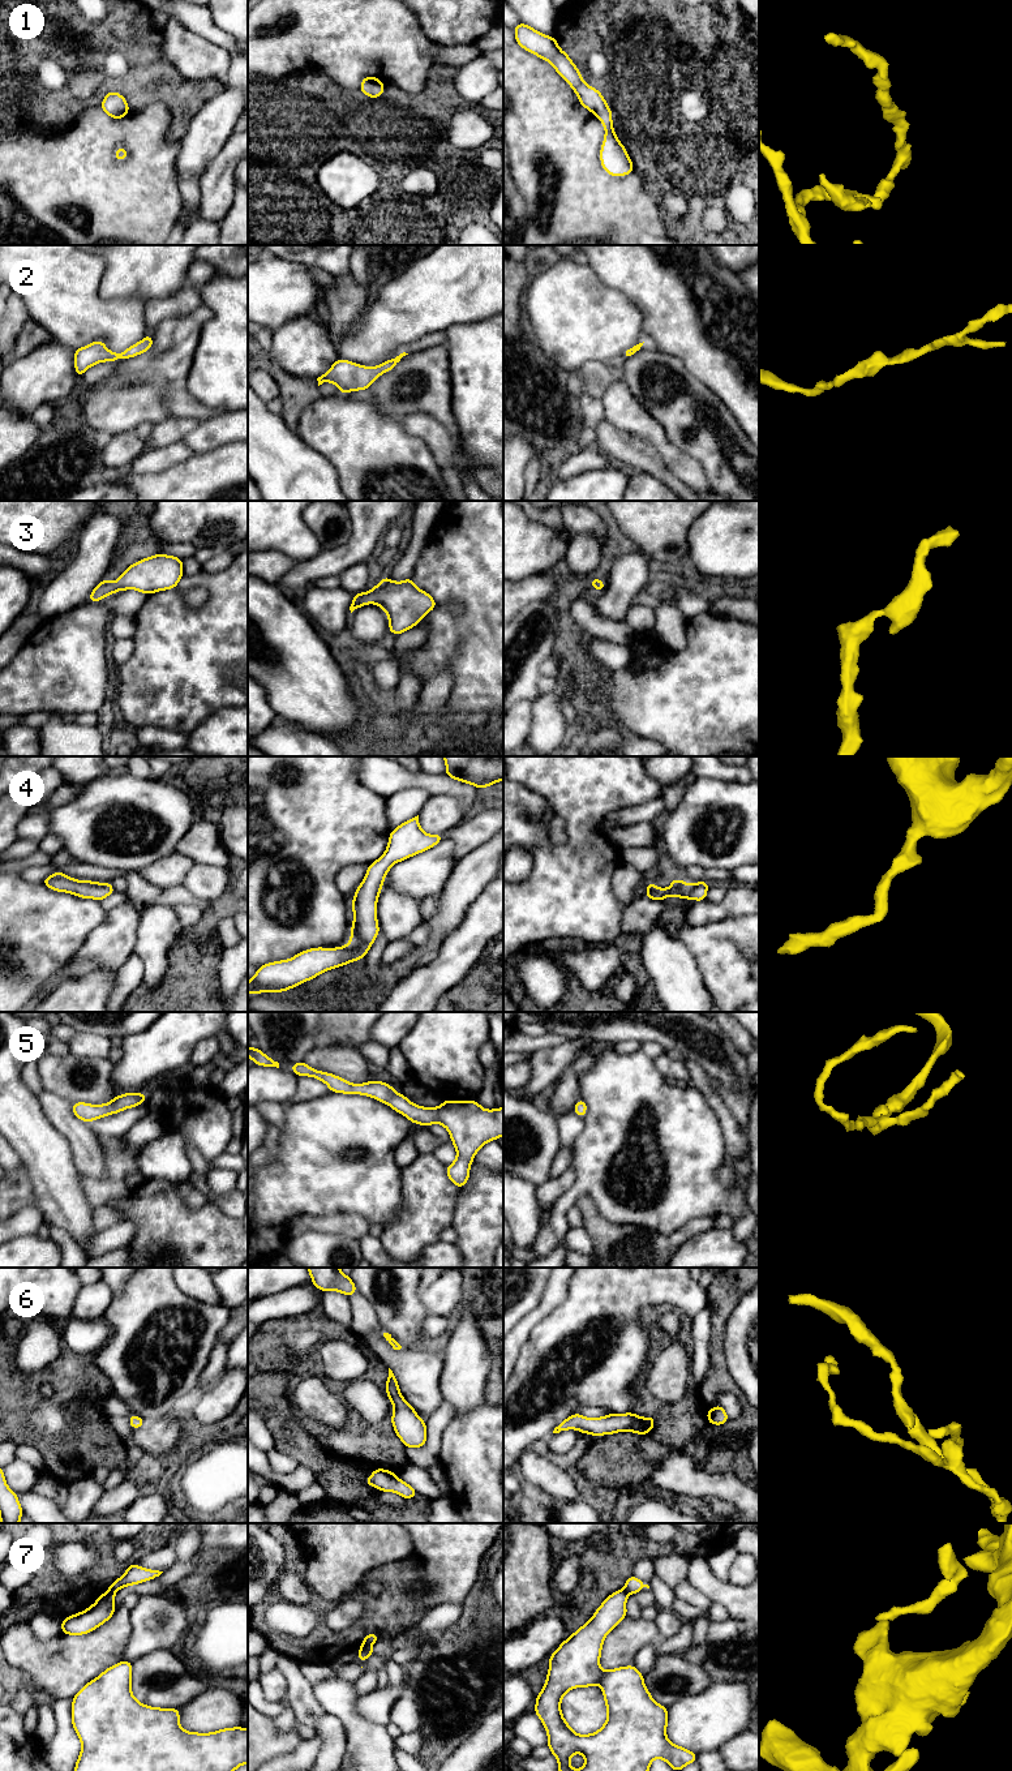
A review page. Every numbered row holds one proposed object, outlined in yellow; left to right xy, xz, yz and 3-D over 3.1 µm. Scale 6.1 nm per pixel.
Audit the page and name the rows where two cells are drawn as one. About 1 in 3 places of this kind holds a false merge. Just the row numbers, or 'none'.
7

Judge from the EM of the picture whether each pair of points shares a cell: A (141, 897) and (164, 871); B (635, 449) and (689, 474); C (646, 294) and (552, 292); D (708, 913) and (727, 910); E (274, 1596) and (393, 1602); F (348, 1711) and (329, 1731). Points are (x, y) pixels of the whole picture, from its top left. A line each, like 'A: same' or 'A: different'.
A: different
B: different
C: different
D: same
E: same
F: different

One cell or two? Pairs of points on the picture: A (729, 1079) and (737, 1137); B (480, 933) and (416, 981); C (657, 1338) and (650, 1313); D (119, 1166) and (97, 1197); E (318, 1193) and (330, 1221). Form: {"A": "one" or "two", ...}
{"A": "two", "B": "one", "C": "one", "D": "one", "E": "two"}

